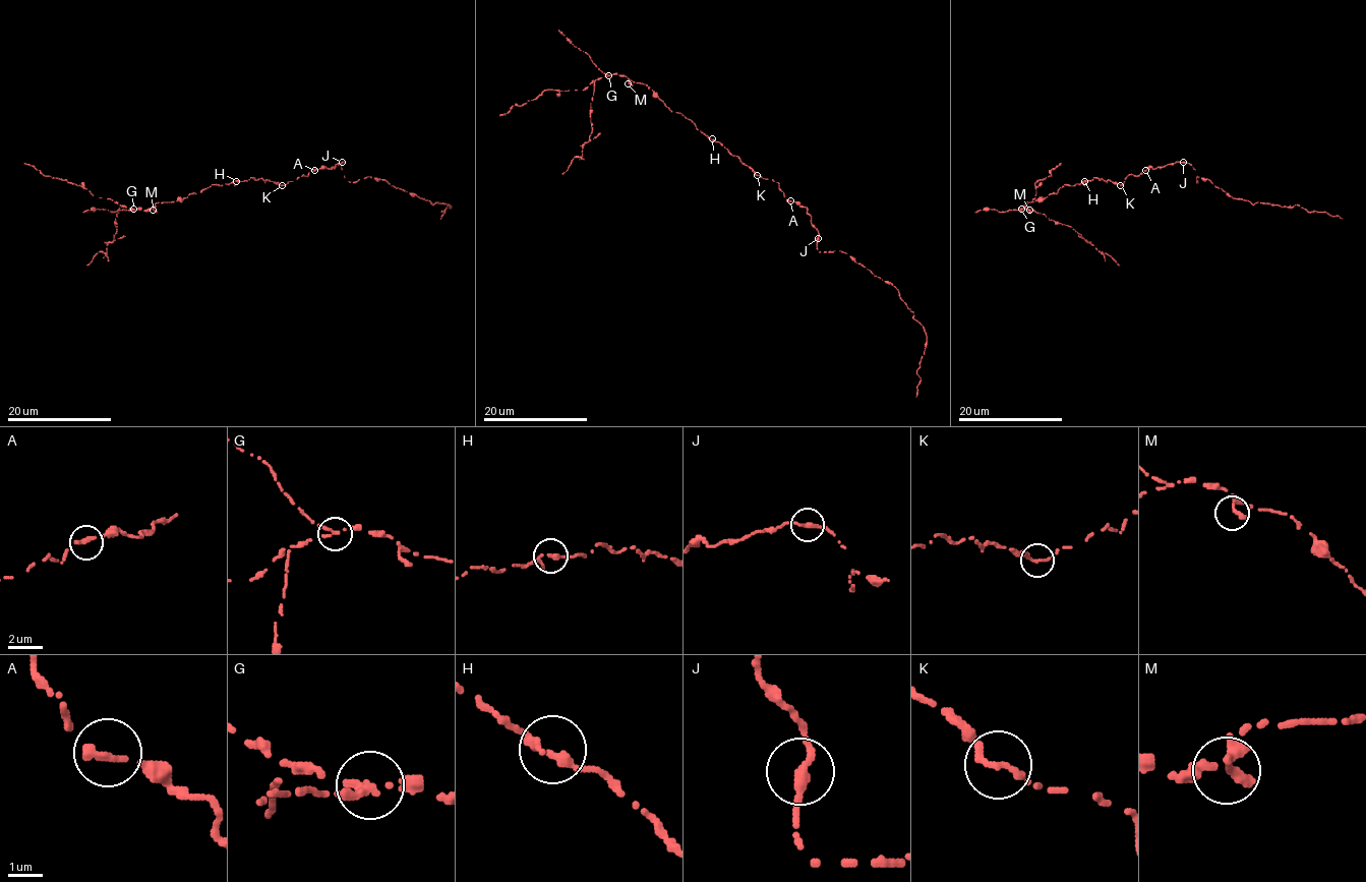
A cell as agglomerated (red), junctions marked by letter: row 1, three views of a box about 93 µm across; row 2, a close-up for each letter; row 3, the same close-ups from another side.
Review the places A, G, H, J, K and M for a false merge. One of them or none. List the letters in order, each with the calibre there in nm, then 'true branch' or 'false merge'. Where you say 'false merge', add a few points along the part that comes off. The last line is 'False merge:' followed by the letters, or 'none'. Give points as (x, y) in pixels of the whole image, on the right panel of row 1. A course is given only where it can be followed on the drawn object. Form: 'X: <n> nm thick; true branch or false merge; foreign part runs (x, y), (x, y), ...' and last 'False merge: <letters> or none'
A: 240 nm thick; true branch
G: 200 nm thick; false merge; foreign part runs (1021, 209), (1044, 214), (1050, 220), (1068, 225), (1119, 265)
H: 190 nm thick; true branch
J: 240 nm thick; true branch
K: 190 nm thick; true branch
M: 260 nm thick; true branch
False merge: G

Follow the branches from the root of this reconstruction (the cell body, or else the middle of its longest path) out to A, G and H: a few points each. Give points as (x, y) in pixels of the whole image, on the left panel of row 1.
A: (292, 181), (303, 174), (307, 177), (314, 170)
G: (292, 181), (281, 185), (252, 177), (221, 186), (212, 185), (183, 199), (158, 201), (149, 210), (133, 209)
H: (292, 181), (285, 185), (253, 177), (236, 181)

